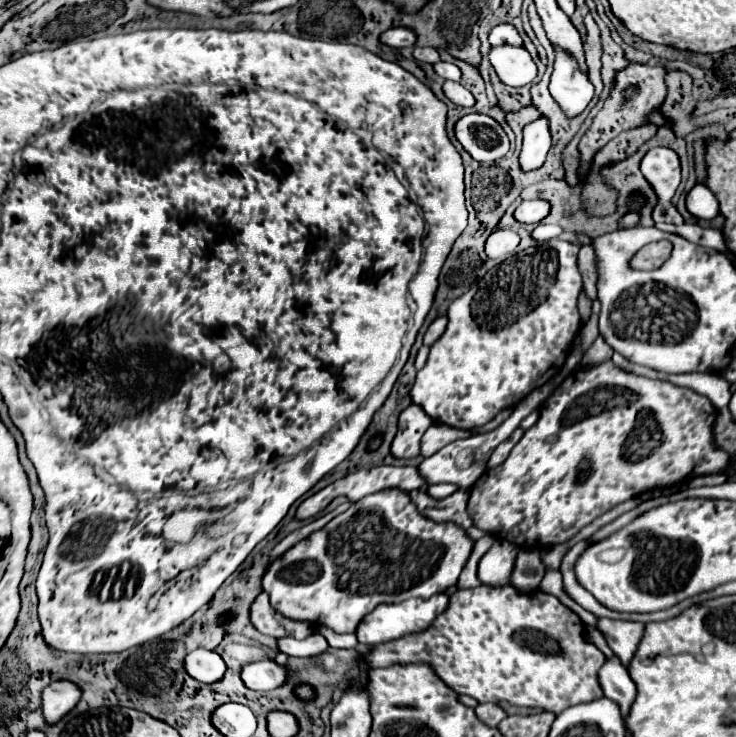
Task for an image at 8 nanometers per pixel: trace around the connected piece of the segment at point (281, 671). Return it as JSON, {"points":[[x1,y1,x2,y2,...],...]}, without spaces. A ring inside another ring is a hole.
{"points":[[267,659,251,661,241,671,243,683,253,691,271,691,283,685,285,675,287,675,285,667,277,665,275,661,267,661]]}

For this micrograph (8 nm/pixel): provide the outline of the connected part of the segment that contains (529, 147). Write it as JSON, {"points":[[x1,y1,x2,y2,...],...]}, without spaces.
{"points":[[545,115,537,117,535,121,527,123,523,127,523,149,519,155,523,171,537,169,545,163,545,157,551,149,551,131,549,131,549,119]]}

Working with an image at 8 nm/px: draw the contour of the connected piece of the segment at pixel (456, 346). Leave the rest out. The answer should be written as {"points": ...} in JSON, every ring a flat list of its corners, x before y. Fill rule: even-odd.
{"points":[[559,239,529,247,507,257,481,281,473,283,465,295,457,297,449,305,445,333,433,343,425,367,417,373,411,389,413,403,423,407,423,411,437,423,457,429,473,429,491,421,499,411,515,407,533,389,549,381,563,367,571,343,581,329,577,297,583,281,577,269,577,253,577,245]]}

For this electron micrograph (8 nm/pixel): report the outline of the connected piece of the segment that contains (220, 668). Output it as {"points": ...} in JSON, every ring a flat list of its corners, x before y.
{"points":[[195,649,185,657,185,671,201,683,215,683,225,675,225,661,215,651]]}

